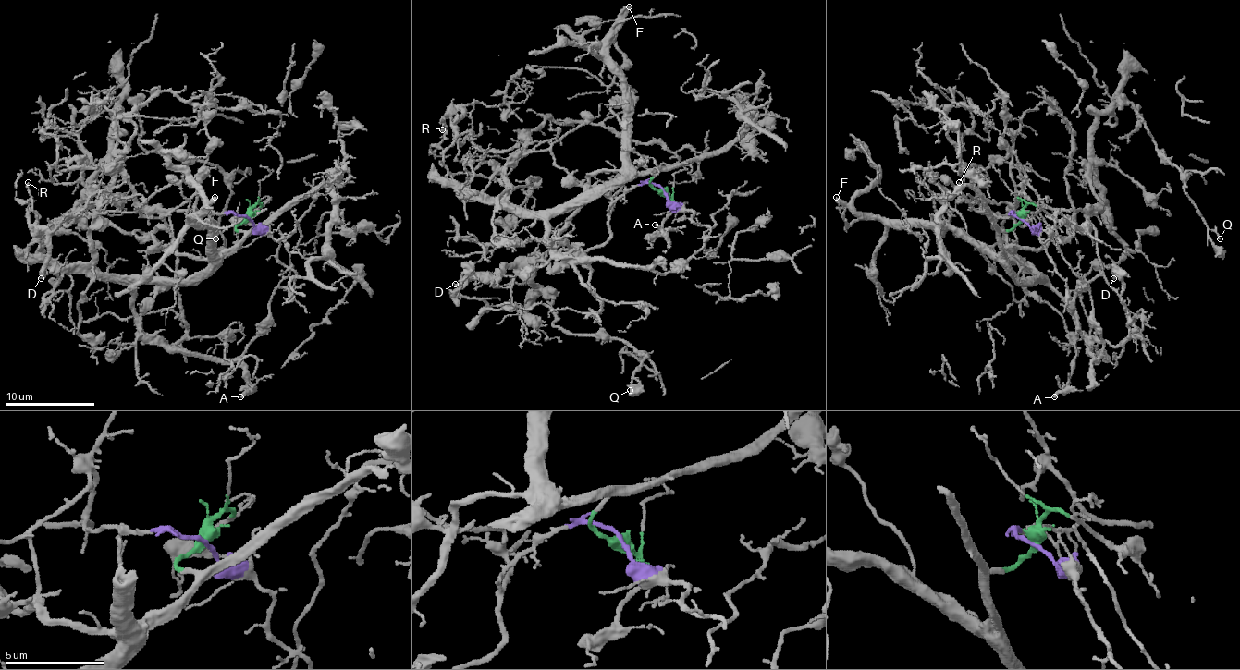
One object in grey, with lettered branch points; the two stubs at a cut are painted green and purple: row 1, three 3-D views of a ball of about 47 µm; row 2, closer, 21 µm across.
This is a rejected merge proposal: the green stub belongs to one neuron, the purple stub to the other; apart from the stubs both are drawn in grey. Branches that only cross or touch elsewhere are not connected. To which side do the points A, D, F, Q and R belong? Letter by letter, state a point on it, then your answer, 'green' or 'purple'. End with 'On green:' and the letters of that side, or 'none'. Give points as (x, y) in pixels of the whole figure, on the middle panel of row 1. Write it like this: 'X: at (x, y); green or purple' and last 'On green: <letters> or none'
A: at (655, 225); green
D: at (455, 284); purple
F: at (629, 6); green
Q: at (630, 390); purple
R: at (442, 129); green
On green: A, F, R

